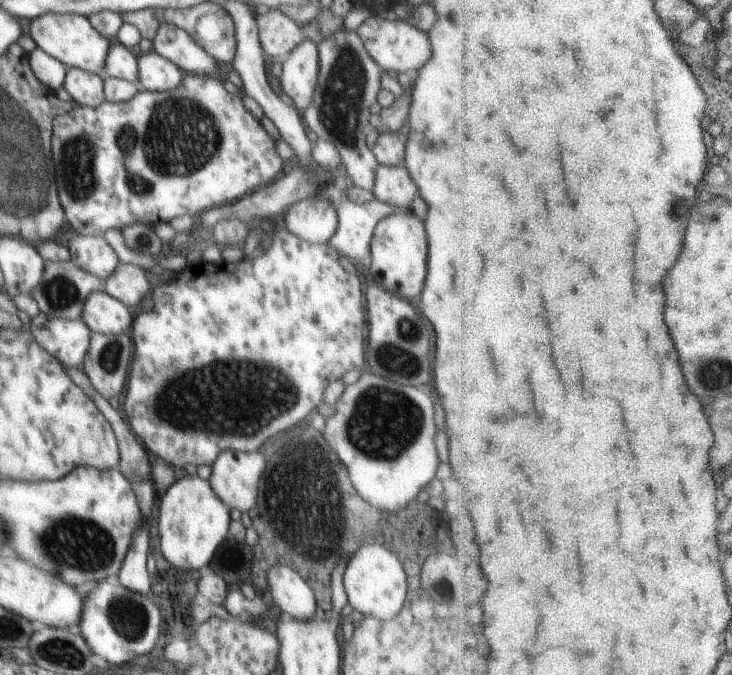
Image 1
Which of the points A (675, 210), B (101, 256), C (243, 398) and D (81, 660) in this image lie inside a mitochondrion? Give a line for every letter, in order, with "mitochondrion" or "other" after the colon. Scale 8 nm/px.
A: other
B: other
C: mitochondrion
D: mitochondrion

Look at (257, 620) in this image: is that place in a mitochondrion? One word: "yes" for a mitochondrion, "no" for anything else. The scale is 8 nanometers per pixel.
no

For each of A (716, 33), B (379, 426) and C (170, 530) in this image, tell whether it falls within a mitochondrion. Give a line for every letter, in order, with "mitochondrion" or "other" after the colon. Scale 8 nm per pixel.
A: other
B: mitochondrion
C: other

